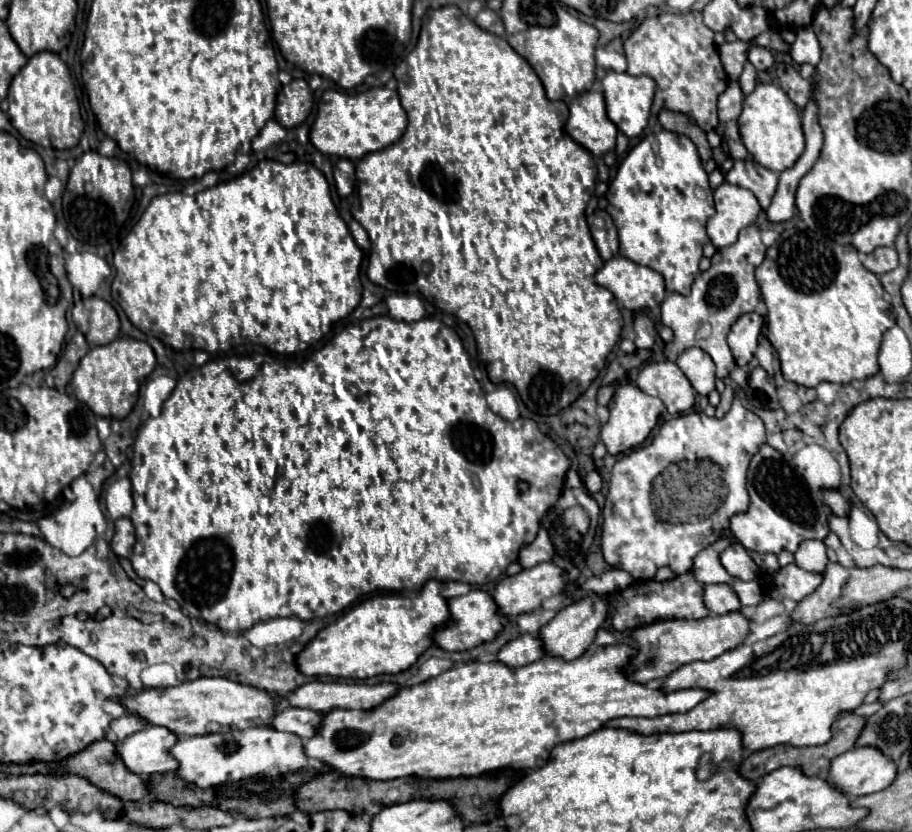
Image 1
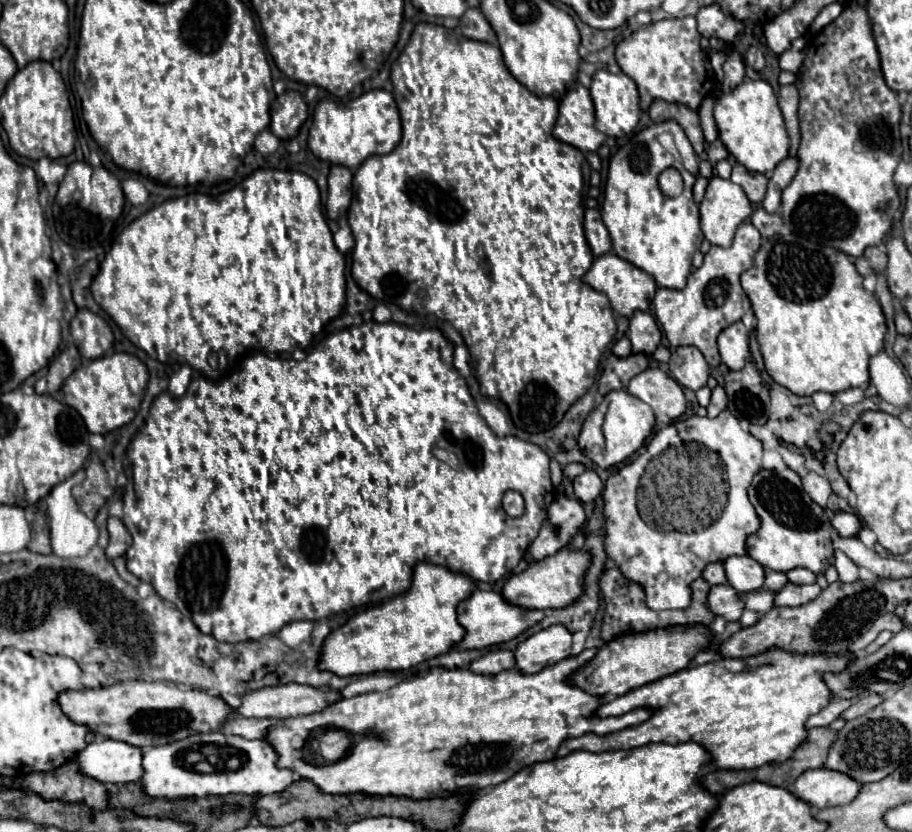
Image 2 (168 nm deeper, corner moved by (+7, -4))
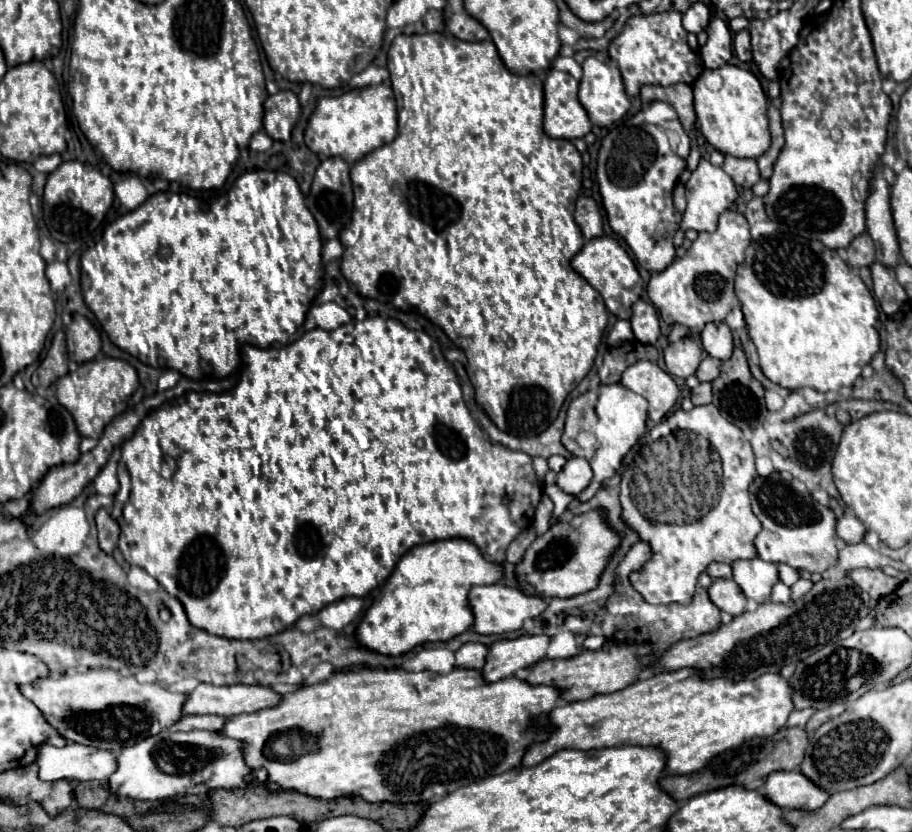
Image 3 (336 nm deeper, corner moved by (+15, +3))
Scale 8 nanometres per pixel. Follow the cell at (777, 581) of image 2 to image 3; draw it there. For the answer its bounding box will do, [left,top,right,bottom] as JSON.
[777,564,799,586]

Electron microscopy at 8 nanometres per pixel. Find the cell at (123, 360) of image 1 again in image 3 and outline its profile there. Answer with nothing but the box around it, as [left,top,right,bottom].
[55,358,139,438]

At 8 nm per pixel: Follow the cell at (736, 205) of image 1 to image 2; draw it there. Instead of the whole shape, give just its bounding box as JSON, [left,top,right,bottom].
[699,175,753,247]

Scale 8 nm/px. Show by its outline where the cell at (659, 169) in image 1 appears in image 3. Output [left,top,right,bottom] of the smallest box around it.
[597,101,690,272]

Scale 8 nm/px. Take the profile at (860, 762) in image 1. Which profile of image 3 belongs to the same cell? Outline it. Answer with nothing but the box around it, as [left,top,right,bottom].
[765,770,829,810]

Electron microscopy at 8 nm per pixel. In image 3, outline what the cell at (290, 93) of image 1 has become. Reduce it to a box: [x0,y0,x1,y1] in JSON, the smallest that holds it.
[263,90,299,142]

